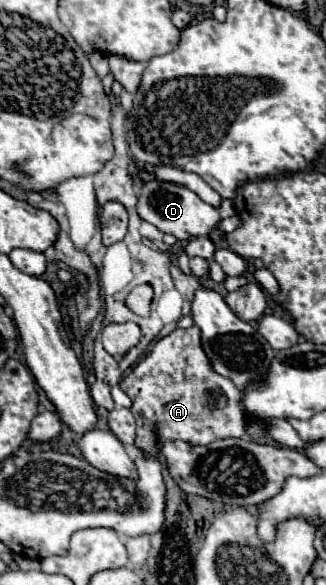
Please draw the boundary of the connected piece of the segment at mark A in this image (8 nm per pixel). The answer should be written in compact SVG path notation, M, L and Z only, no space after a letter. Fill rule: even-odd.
M177 327L171 335L157 341L151 353L133 367L119 387L133 401L131 411L137 419L135 445L151 455L157 455L161 445L171 439L181 439L189 445L209 445L227 437L245 437L247 419L243 417L243 411L239 411L241 391L231 379L213 371L211 361L201 347L199 327ZM203 387L219 387L219 391L231 399L231 407L227 407L227 411L207 411L207 407L199 403L199 391L203 391Z

